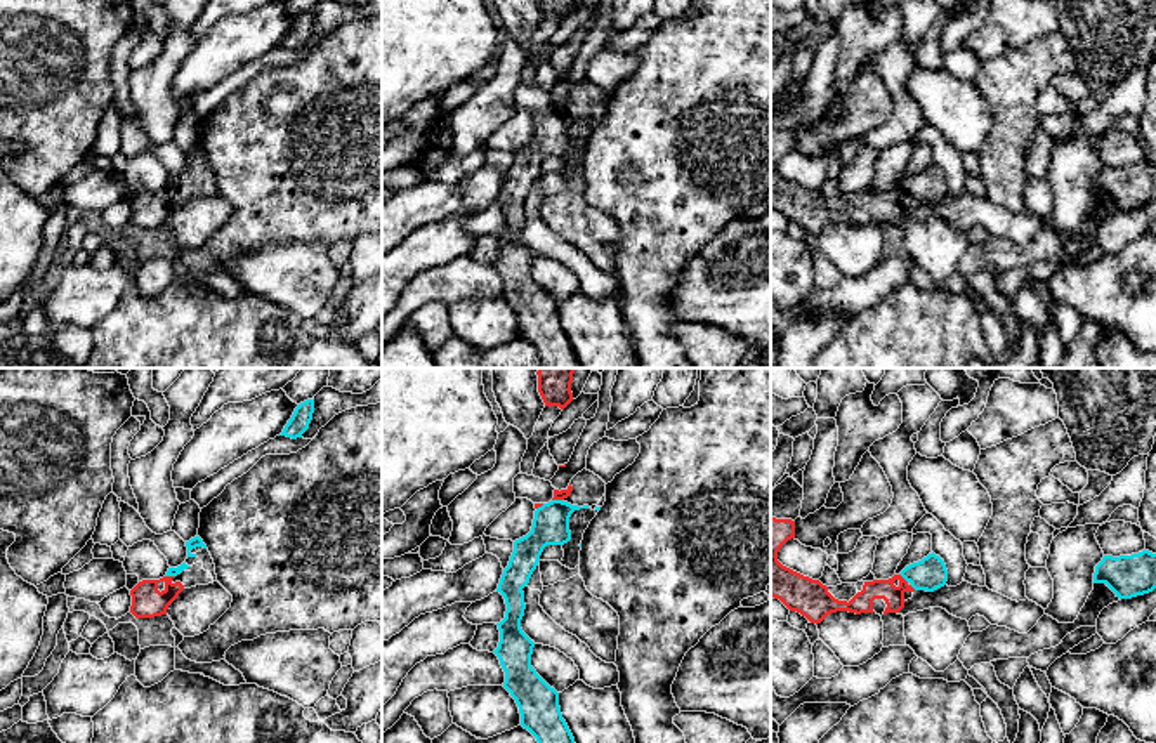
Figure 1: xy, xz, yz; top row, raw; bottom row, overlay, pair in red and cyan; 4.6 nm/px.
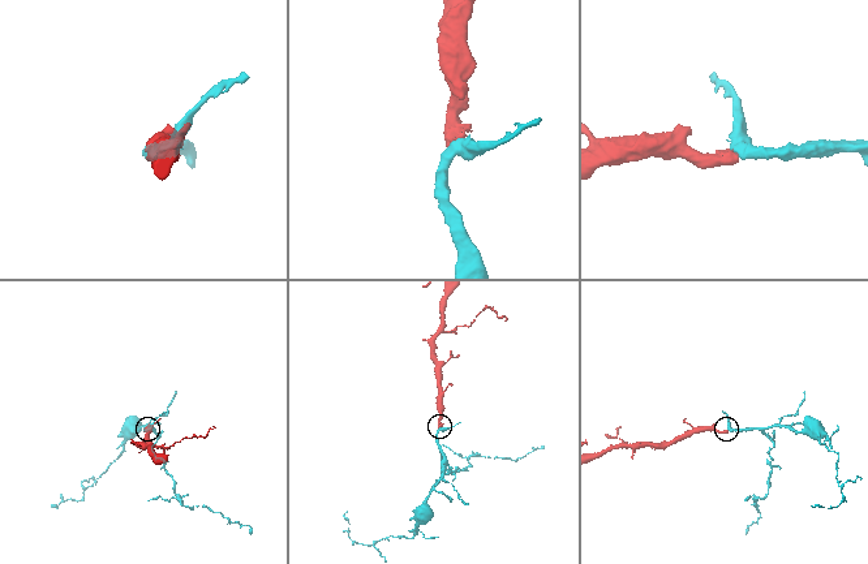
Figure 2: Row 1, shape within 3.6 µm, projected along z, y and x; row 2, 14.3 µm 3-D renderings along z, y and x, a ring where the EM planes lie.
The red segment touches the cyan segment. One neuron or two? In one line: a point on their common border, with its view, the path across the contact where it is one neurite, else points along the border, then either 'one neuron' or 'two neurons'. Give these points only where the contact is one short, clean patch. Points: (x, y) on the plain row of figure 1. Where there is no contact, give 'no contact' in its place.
contact xz (558, 110); way xz (558, 106), (558, 110), (558, 124), (551, 138); one neuron

